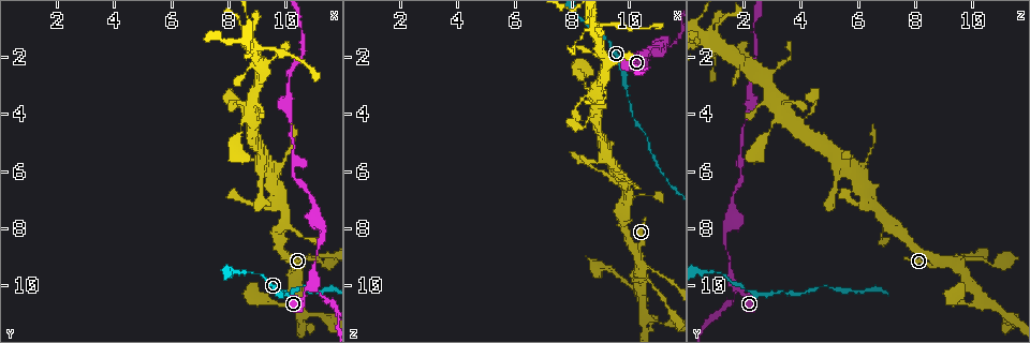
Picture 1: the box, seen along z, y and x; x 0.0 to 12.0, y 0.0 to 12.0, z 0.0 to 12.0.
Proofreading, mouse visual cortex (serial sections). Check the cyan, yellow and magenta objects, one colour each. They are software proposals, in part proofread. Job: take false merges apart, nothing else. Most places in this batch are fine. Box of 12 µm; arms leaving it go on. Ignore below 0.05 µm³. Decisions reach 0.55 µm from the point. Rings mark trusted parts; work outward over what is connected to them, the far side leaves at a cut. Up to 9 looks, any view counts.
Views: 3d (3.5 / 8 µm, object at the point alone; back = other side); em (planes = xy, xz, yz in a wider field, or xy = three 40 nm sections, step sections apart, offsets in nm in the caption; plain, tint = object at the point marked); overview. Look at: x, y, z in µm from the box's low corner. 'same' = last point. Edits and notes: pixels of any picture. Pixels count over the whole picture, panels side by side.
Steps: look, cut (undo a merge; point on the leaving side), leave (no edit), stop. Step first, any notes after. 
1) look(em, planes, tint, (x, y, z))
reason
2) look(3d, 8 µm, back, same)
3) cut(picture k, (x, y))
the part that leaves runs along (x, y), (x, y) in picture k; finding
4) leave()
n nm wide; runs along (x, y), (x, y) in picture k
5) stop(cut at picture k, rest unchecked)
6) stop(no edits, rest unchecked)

look(3d, 8 µm, (10.4, 9.2, 9.5))
four arms meet

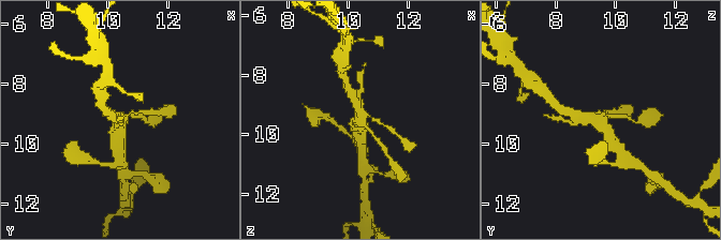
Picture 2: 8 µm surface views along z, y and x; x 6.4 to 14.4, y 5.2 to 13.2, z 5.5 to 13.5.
look(em, xy, step 3, tint, (10.4, 9.3, 9.6))
4 arms; arms of 150, 150, 200, 300 nm; shape alone is not enough

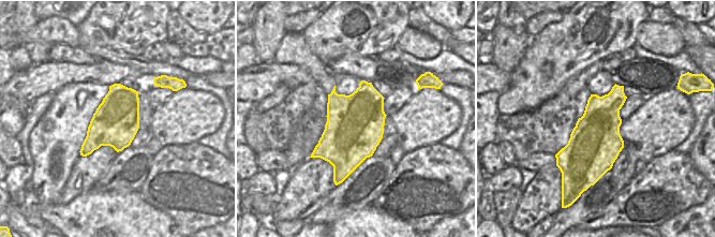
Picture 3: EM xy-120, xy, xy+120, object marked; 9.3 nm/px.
leave()
runs along (572, 122), (602, 122), (617, 147) in picture 2; all the same cell

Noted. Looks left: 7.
look(3d, 8 µm, (10.6, 11.1, 11.2))
sharp bend

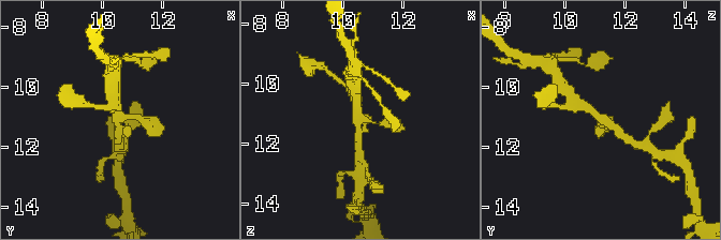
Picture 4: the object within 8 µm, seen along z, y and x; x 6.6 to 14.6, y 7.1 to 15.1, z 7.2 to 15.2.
look(3d, 3.5 µm, (10.7, 11.1, 11.2))
zoom in

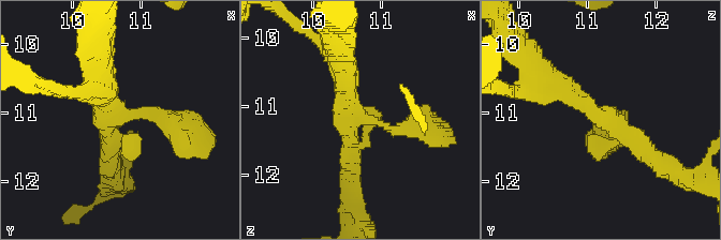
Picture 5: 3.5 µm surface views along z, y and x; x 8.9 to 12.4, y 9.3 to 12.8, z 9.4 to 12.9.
look(em, planes, tint, (10.60, 11.10, 11.15))
3 arms; arms of 200, 300, 350 nm; shape alone is not enough

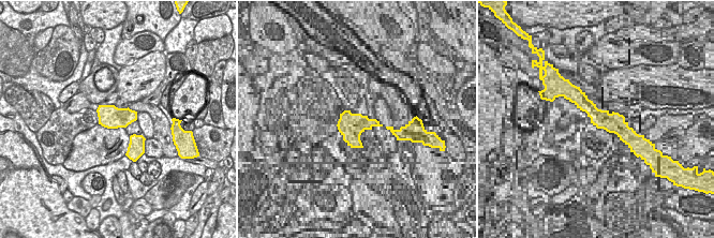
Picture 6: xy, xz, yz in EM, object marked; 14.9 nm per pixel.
leave()
runs along (342, 63), (349, 116), (418, 126) in picture 5; continuous, no second cell

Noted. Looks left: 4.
look(3d, 3.5 µm, (9.2, 5.7, 5.5))
abrupt turn

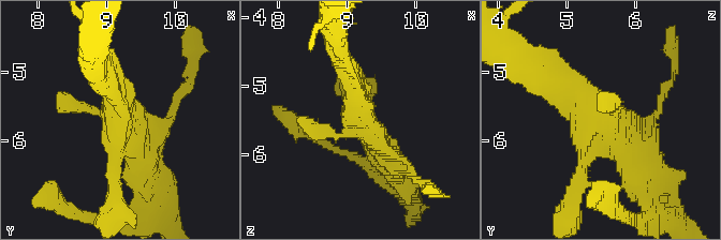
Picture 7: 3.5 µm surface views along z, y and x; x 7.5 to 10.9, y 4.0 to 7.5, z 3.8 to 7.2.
look(em, xy, step 3, tint, (9.20, 5.70, 5.50))
shape alone is not enough

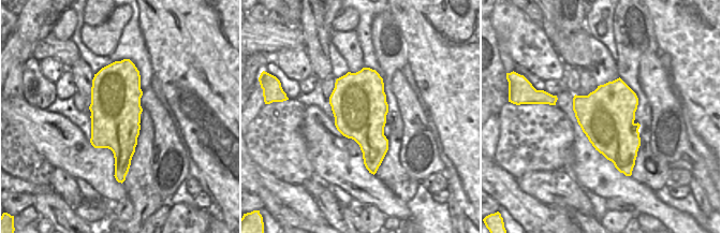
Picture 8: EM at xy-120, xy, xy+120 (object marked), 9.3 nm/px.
leave()
runs along (638, 175), (578, 92), (545, 83) in picture 7; one cell here

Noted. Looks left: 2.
look(em, xy, step 1, tint, (10.9, 10.0, 1.6))
branch point

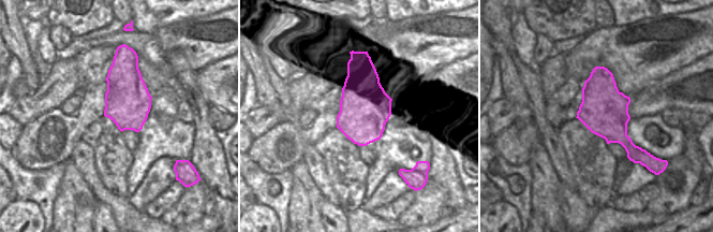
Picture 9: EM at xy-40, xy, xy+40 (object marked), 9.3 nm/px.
look(3d, 3.5 µm, same)

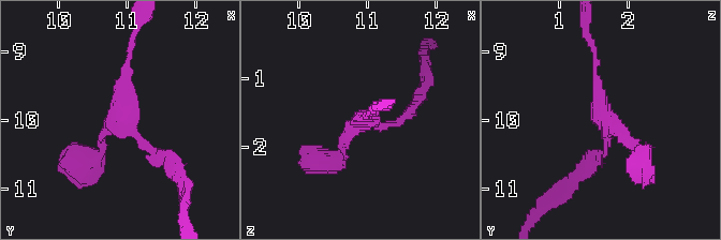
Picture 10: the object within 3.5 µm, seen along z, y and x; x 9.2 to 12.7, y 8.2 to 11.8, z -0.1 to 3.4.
leave()
arms of 100, 100, 150 nm; runs along (643, 160), (602, 114), (591, 44) in picture 10; continuous, no second cell

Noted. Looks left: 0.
stop(no edits, rest unchecked)

